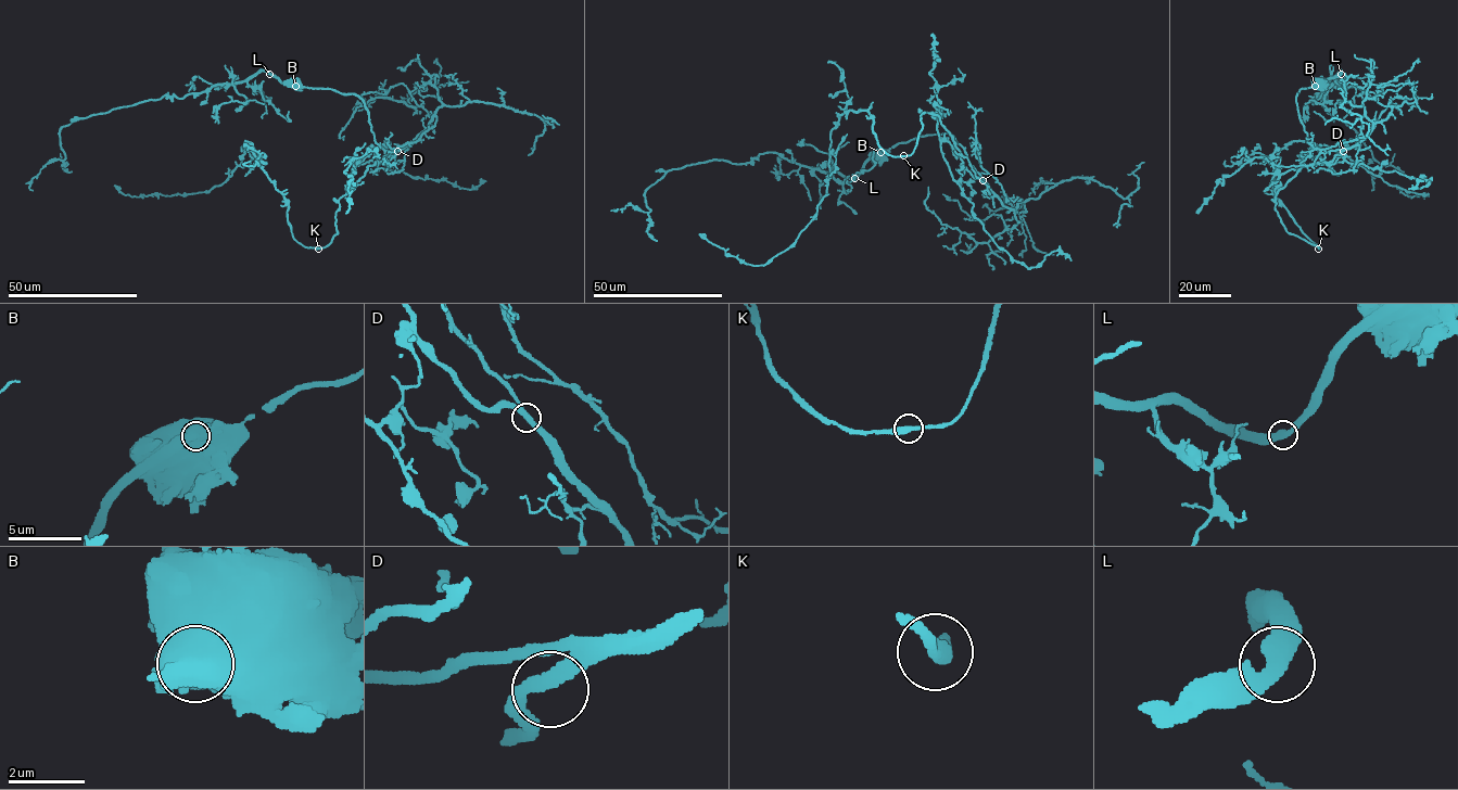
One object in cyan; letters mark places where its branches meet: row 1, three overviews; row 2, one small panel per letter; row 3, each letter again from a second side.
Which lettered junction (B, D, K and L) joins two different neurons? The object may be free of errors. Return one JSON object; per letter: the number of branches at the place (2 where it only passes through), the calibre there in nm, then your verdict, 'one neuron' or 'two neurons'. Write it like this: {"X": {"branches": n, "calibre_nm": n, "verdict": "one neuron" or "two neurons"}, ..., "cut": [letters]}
{"B": {"branches": 1, "calibre_nm": 1200, "verdict": "two neurons"}, "D": {"branches": 2, "calibre_nm": 360, "verdict": "one neuron"}, "K": {"branches": 2, "calibre_nm": 400, "verdict": "one neuron"}, "L": {"branches": 2, "calibre_nm": 400, "verdict": "one neuron"}, "cut": ["B"]}

